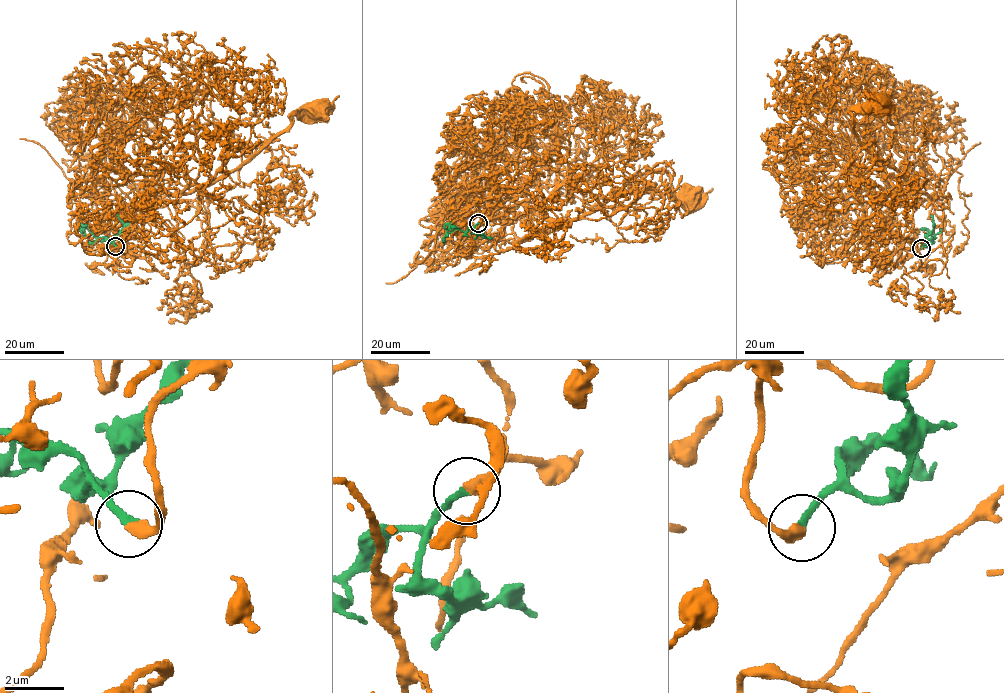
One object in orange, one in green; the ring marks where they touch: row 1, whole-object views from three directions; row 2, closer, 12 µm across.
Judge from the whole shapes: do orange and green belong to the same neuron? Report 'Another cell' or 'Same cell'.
Same cell

